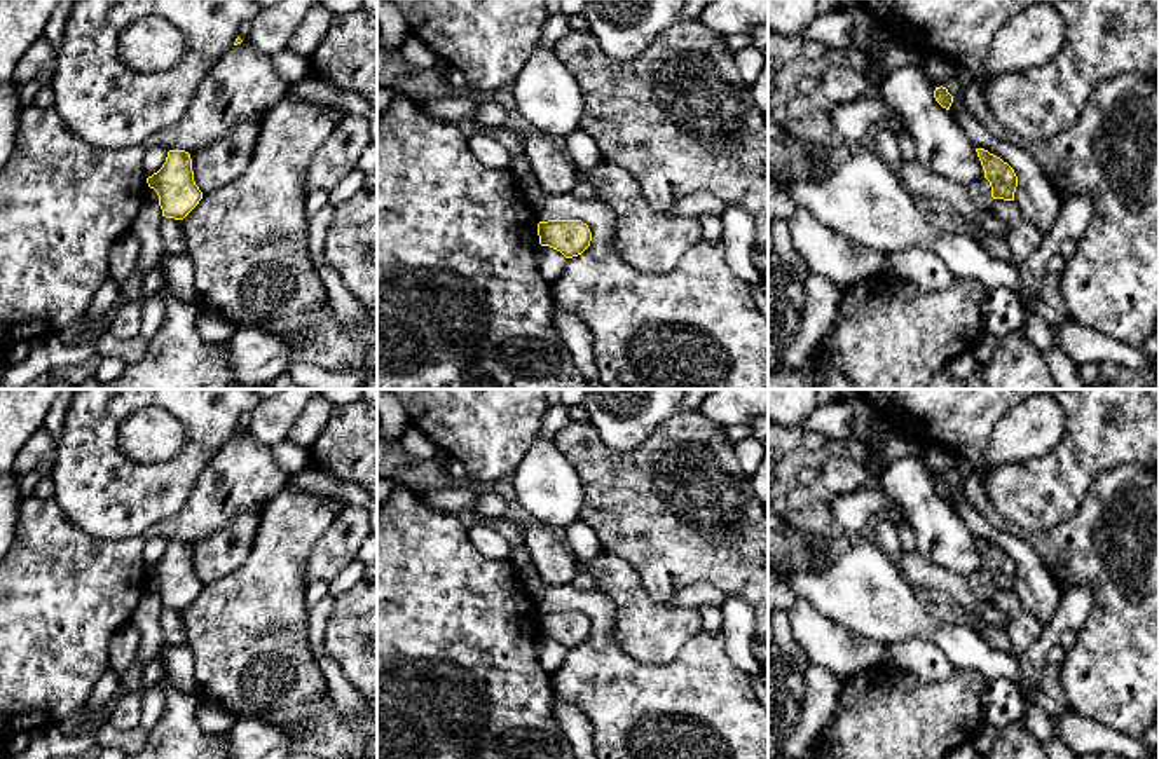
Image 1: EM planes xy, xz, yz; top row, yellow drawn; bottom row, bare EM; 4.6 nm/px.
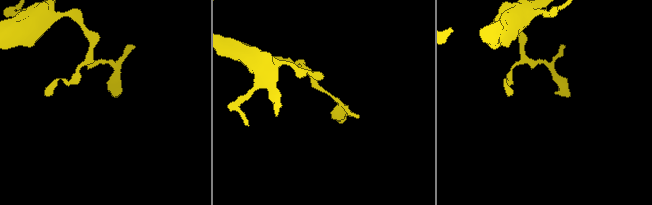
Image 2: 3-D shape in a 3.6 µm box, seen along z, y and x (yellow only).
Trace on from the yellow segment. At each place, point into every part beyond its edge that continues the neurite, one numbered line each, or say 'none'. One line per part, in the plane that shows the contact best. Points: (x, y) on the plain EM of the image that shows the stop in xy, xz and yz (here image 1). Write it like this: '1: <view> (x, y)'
none

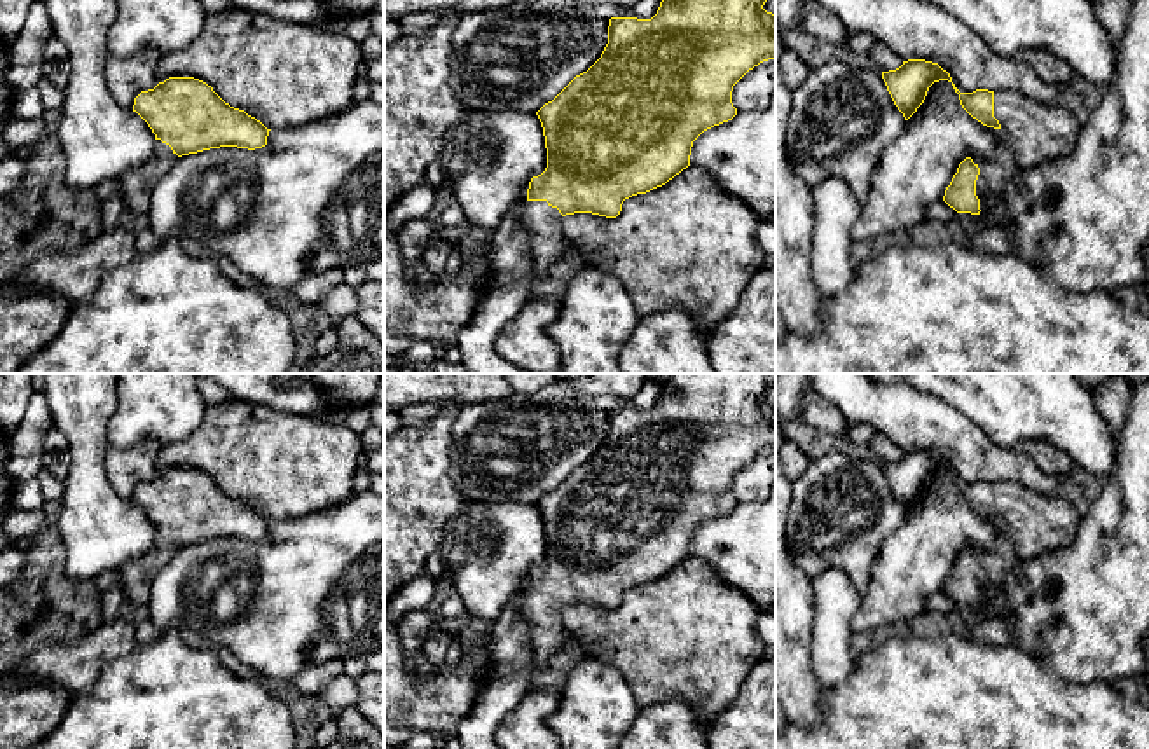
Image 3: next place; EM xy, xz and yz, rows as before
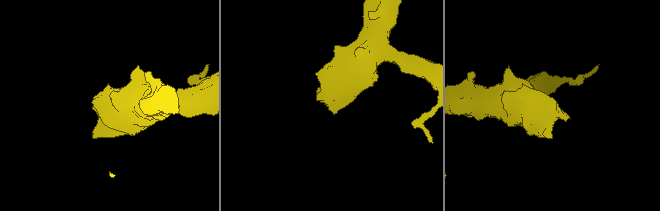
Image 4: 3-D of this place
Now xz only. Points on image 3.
1: xz (543, 615)

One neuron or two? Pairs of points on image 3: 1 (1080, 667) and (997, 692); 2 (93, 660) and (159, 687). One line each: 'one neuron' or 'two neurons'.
1: two neurons
2: two neurons

